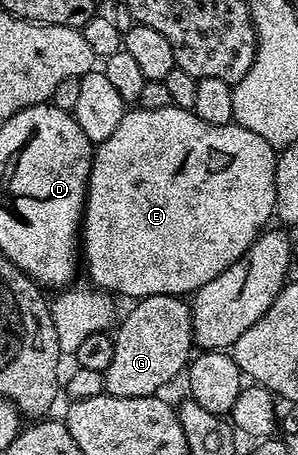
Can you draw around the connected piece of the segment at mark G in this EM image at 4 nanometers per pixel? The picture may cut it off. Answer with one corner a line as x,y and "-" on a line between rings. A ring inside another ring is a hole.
146,296
133,304
136,305
125,316
123,313
115,329
114,359
103,373
105,393
118,398
157,395
163,384
170,383
179,372
181,375
187,369
194,355
192,310
187,299

